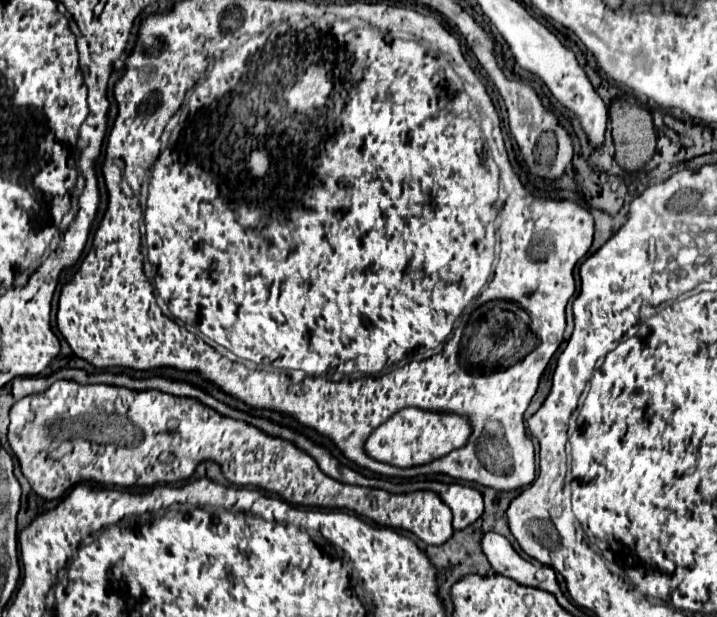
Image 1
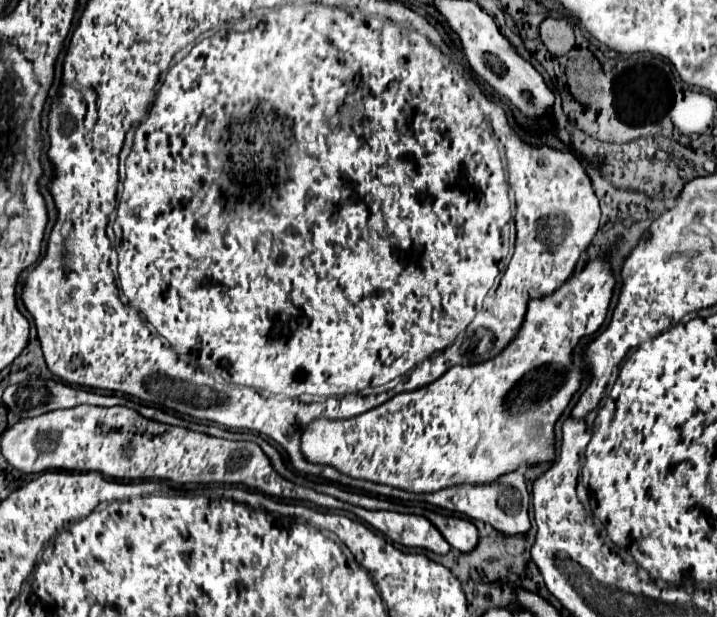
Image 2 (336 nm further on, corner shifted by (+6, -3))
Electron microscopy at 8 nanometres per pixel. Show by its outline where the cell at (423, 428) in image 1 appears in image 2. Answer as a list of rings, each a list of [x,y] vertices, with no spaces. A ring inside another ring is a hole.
[[[590,261],[578,275],[572,275],[554,295],[550,297],[544,297],[544,299],[532,299],[528,303],[528,313],[526,313],[526,321],[522,325],[522,329],[518,331],[516,339],[494,359],[486,361],[486,363],[480,363],[480,365],[468,365],[468,367],[452,367],[450,371],[446,371],[446,375],[442,375],[442,379],[430,383],[430,387],[422,387],[418,391],[412,391],[412,393],[402,393],[402,395],[396,395],[394,399],[388,399],[386,403],[382,403],[380,407],[374,407],[372,411],[368,413],[362,413],[358,417],[352,417],[352,419],[346,419],[346,421],[328,421],[328,419],[316,419],[310,423],[310,427],[306,427],[302,431],[302,453],[308,461],[312,463],[320,463],[320,465],[332,465],[336,467],[338,471],[342,471],[344,475],[350,475],[354,479],[366,479],[366,481],[372,481],[372,483],[384,483],[384,485],[390,485],[390,487],[398,487],[398,489],[404,489],[404,491],[412,491],[412,493],[432,493],[432,491],[440,491],[444,487],[450,487],[450,485],[458,485],[458,483],[492,483],[496,481],[502,473],[510,473],[510,471],[516,471],[522,463],[542,463],[542,461],[550,461],[554,459],[554,449],[552,449],[552,443],[554,443],[554,425],[560,417],[560,413],[564,411],[564,407],[570,403],[572,395],[578,391],[580,387],[580,381],[582,381],[582,373],[578,367],[570,367],[570,355],[572,355],[572,349],[576,347],[576,343],[586,337],[586,335],[592,335],[600,329],[600,325],[604,323],[606,319],[606,311],[608,311],[608,303],[610,303],[610,297],[612,297],[612,289],[614,289],[616,281],[612,277],[612,271],[610,267],[606,265],[606,261]],[[534,395],[534,403],[524,403],[528,401],[528,397]]]

